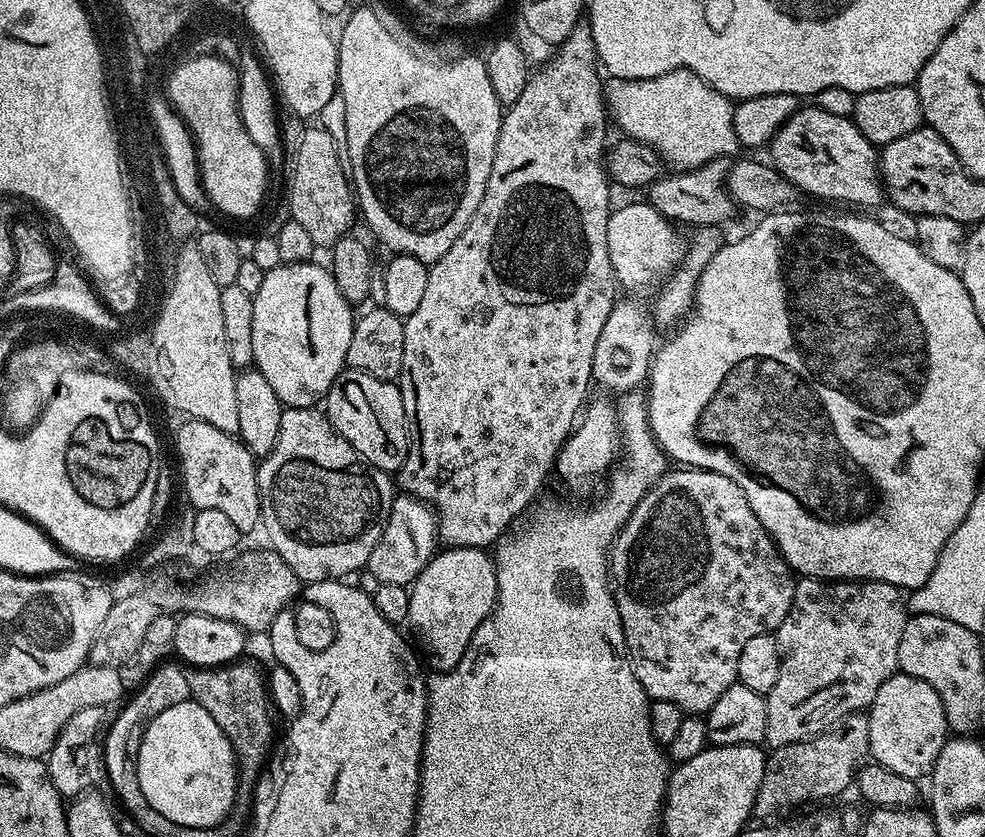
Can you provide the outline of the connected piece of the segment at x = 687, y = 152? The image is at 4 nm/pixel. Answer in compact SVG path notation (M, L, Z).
M679 68L673 72L662 74L658 78L645 80L613 79L606 88L606 107L611 119L621 128L623 135L629 140L641 140L646 146L653 148L672 170L697 168L719 156L729 158L741 151L740 140L734 134L734 104L727 96L714 90L698 74L689 68Z

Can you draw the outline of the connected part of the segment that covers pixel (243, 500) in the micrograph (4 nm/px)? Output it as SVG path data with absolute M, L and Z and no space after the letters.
M183 421L176 432L176 452L184 475L187 503L197 510L218 510L229 517L242 534L260 524L260 495L256 481L257 457L233 433L218 430L210 422Z

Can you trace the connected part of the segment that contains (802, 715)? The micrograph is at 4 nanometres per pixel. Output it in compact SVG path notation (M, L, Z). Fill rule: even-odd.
M797 579L790 614L775 630L780 665L778 682L766 694L766 734L769 749L790 746L794 742L809 740L834 724L839 724L851 712L864 712L871 708L874 694L890 677L898 672L898 646L902 630L910 613L906 596L893 584L877 580L817 580Z

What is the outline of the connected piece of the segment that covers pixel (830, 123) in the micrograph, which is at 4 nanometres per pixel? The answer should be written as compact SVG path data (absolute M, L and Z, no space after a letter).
M797 107L796 112L779 128L770 141L772 167L780 171L805 197L817 196L820 200L841 200L844 204L861 204L861 209L872 210L886 193L880 179L878 148L867 140L858 126L847 115L827 112L824 108Z

